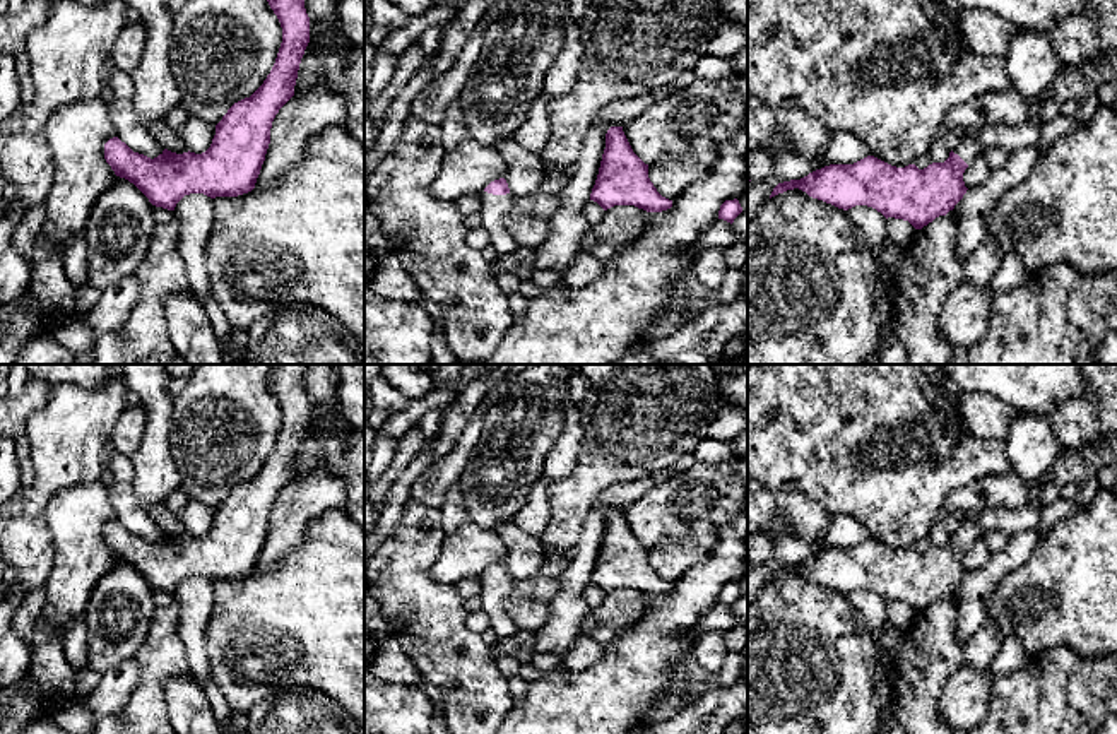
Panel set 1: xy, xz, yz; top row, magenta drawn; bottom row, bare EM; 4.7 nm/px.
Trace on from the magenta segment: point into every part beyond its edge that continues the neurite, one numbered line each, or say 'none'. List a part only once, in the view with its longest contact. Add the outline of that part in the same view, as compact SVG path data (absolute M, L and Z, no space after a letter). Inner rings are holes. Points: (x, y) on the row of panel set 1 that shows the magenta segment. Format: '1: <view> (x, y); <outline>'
1: xz (498, 211); M535 192L530 195L493 195L481 193L482 209L479 212L481 226L489 234L489 243L498 255L510 255L520 245L510 231L510 224L517 219L549 219L559 207L559 192Z

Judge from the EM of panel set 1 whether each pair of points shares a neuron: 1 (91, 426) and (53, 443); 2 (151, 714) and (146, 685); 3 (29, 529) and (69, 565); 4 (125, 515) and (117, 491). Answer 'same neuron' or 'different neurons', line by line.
1: same neuron
2: same neuron
3: different neurons
4: same neuron

